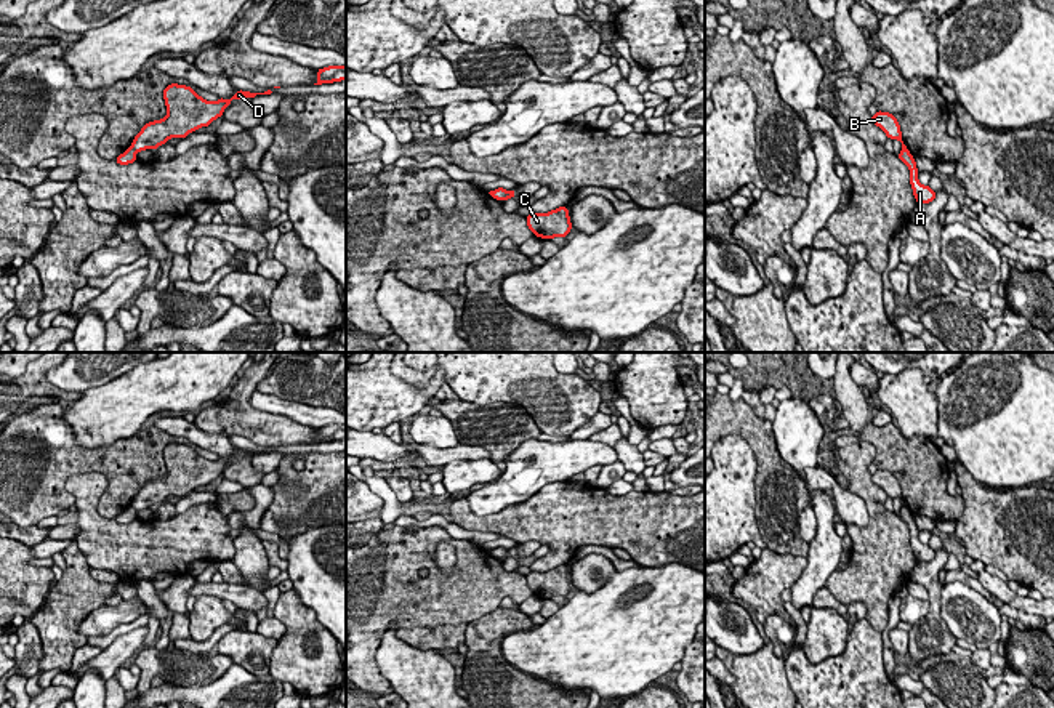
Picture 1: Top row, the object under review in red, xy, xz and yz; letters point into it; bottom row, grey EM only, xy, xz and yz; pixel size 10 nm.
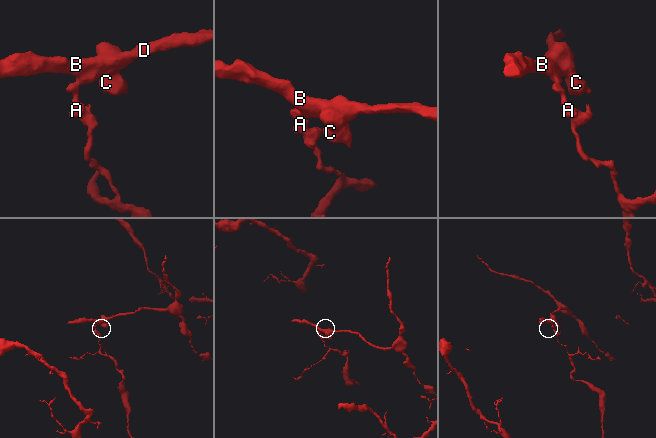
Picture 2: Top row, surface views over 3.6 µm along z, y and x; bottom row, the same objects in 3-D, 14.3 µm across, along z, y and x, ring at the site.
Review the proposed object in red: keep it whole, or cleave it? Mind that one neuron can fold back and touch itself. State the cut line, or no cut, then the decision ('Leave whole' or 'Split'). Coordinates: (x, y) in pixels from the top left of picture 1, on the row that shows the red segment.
Split along xy (132, 146), (136, 151). Split

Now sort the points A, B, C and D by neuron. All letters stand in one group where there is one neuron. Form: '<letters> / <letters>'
A / B C D

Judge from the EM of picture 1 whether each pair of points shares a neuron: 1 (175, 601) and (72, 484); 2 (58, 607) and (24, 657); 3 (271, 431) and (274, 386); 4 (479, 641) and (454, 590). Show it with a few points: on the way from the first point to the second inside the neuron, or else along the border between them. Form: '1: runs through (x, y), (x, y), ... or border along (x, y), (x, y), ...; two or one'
1: border along (186, 572), (175, 577); two
2: border along (28, 619), (39, 633), (42, 647), (40, 670); two
3: border along (266, 377), (255, 388); two
4: border along (498, 606), (466, 627), (463, 643); two

